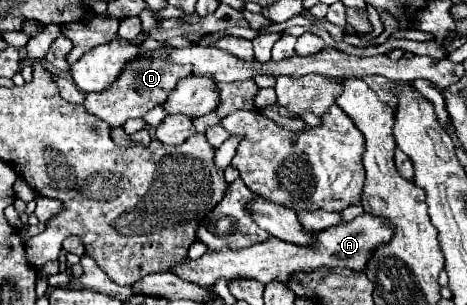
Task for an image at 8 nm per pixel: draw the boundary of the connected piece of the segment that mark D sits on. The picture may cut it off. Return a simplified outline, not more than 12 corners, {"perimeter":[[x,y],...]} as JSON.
{"perimeter":[[174,47],[126,63],[110,89],[86,95],[86,111],[110,127],[162,105],[190,65]]}

